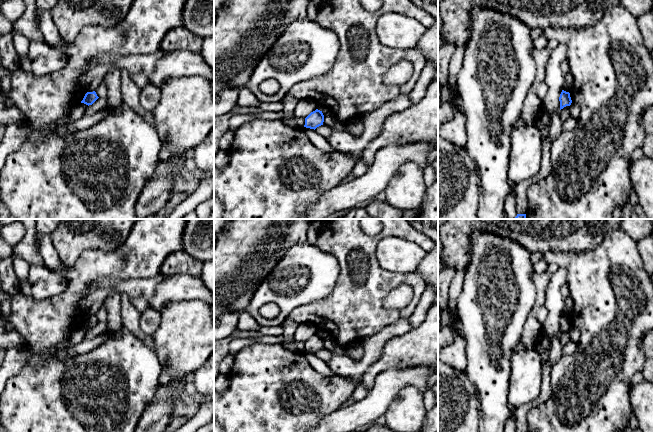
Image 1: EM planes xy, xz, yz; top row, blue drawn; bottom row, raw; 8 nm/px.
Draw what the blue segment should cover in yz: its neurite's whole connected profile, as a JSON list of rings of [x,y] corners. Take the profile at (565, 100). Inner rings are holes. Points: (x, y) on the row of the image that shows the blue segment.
[[[562,90],[560,97],[559,97],[559,101],[560,101],[560,110],[566,106],[570,106],[572,103],[570,93]]]

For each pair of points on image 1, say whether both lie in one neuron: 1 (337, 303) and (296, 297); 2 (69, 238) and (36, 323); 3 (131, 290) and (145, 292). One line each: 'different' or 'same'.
1: different
2: different
3: same

